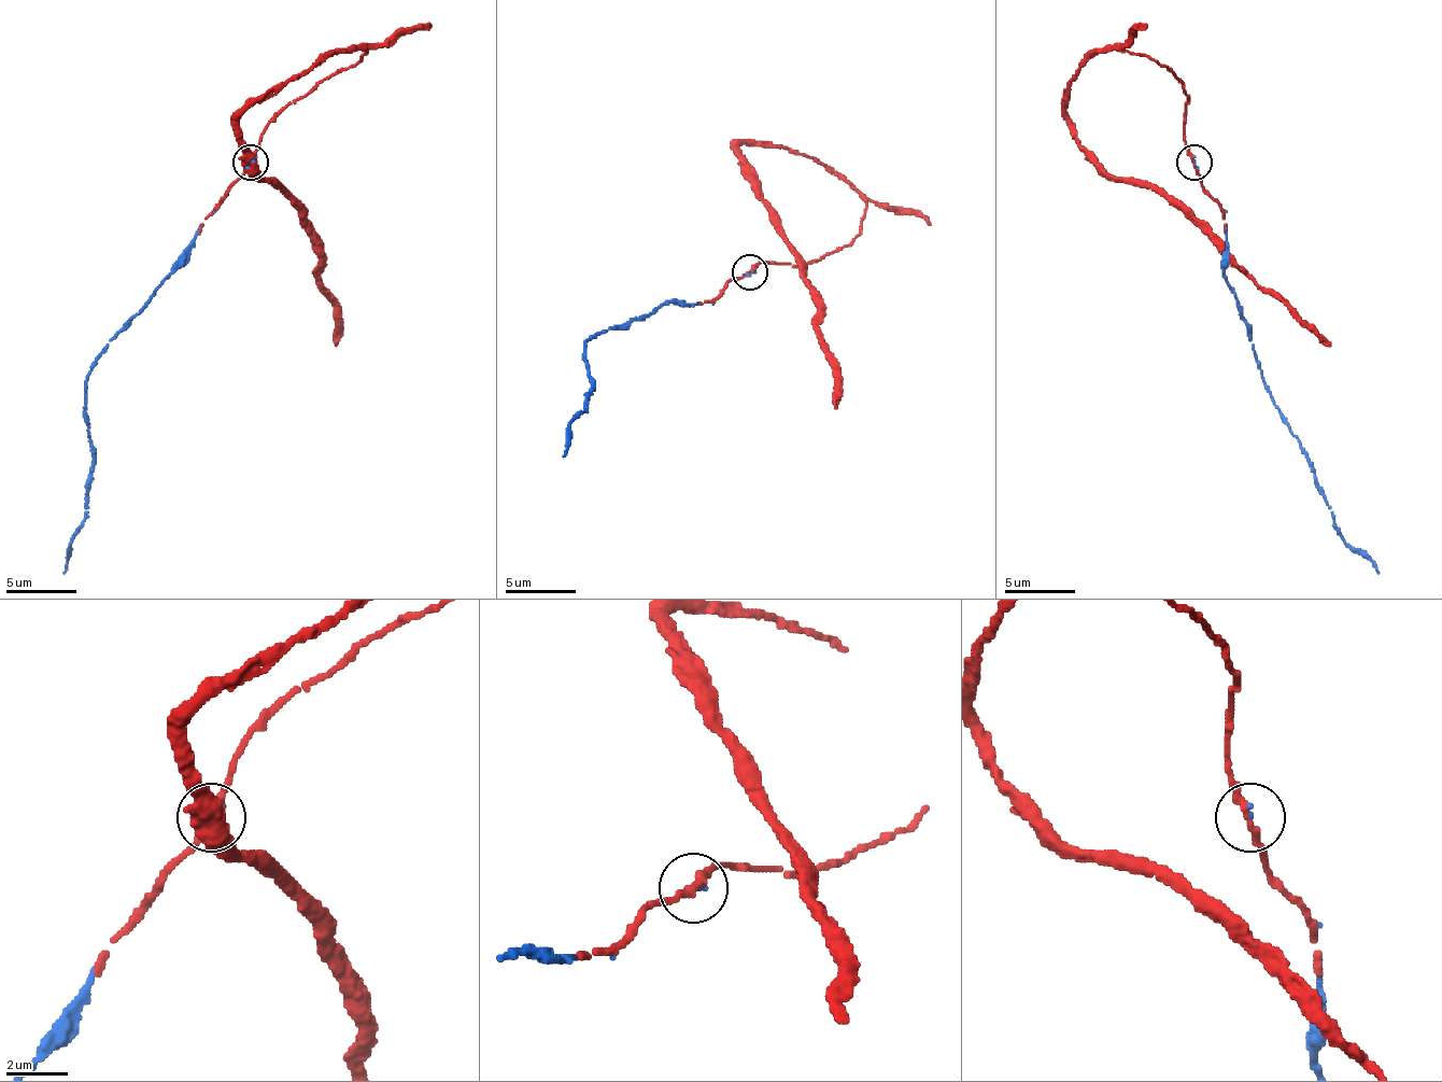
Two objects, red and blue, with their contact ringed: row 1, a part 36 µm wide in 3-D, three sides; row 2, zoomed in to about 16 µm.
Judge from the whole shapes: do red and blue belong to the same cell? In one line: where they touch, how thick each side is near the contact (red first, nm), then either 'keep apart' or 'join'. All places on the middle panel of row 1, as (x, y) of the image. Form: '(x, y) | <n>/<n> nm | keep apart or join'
(750, 272) | 280/170 nm | join

